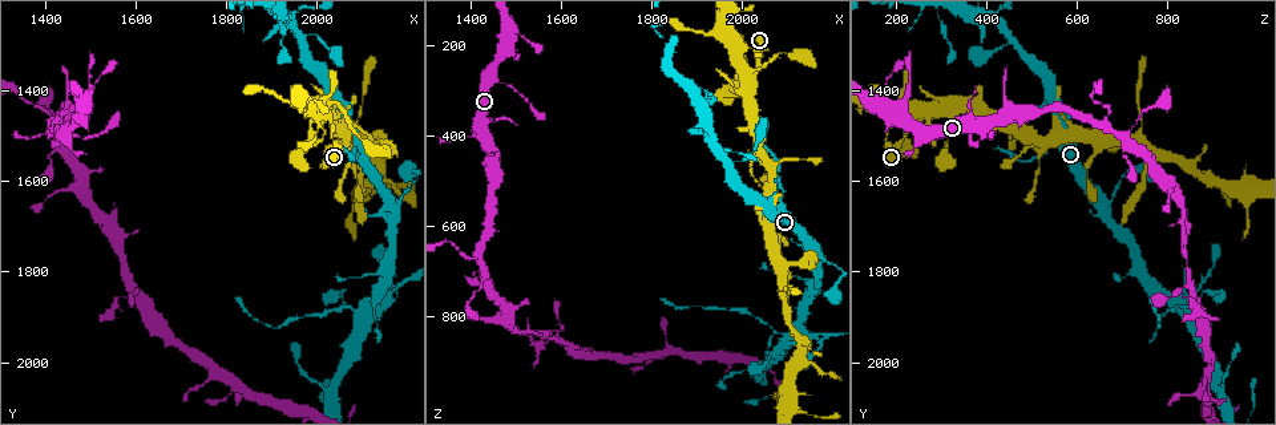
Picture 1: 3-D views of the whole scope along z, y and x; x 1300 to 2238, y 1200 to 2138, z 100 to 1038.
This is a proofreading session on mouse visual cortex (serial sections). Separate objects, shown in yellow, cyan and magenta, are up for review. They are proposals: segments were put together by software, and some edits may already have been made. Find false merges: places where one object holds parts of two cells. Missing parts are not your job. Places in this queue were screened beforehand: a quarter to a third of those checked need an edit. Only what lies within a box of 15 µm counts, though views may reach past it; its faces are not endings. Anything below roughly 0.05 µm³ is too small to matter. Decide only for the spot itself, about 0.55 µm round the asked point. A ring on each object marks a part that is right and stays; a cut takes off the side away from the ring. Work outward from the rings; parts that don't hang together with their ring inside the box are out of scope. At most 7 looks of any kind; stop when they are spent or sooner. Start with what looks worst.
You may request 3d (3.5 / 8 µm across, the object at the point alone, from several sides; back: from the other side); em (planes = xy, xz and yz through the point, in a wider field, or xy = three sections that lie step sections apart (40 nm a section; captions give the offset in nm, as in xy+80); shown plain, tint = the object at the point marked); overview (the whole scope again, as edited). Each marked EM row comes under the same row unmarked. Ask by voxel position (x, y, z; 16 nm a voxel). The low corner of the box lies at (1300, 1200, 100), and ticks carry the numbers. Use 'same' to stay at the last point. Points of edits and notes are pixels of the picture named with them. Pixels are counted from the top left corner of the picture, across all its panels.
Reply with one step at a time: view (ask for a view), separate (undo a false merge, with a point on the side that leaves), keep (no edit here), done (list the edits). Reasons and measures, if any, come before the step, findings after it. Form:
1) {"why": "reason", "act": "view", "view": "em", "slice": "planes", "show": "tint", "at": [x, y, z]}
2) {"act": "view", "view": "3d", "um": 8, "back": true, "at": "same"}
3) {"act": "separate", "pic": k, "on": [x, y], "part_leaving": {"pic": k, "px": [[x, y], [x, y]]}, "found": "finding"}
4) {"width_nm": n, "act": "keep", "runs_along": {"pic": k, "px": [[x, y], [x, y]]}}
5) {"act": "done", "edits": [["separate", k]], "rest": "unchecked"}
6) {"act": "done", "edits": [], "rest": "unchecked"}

{"why": "four arms meet", "act": "view", "view": "3d", "um": 3.5, "at": [2015, 1455, 270]}

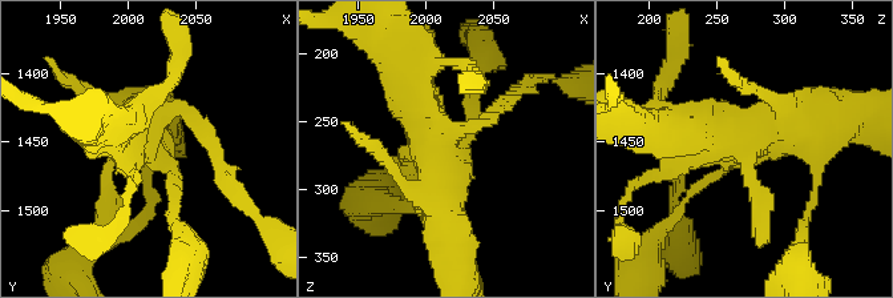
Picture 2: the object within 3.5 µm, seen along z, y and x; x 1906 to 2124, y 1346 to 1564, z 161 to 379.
{"why": "now the EM", "act": "view", "view": "em", "slice": "planes", "show": "tint", "at": [2016, 1454, 274]}

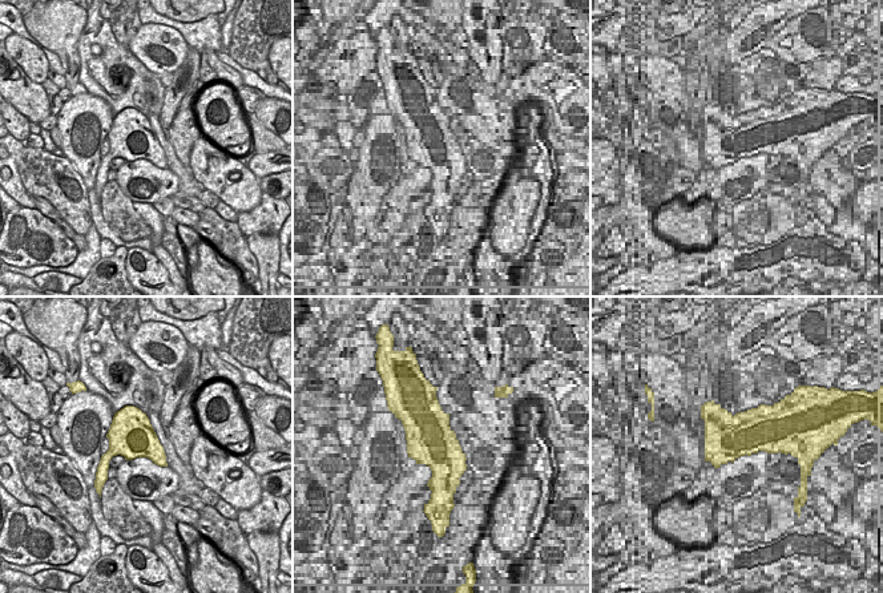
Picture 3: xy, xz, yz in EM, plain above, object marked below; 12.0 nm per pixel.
{"act": "keep", "runs_along": {"pic": 2, "px": [[685, 200], [759, 131], [820, 113]]}, "found": "all the same cell"}

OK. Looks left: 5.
{"why": "abrupt turn", "act": "view", "view": "3d", "um": 3.5, "back": true, "at": [2080, 1880, 830]}

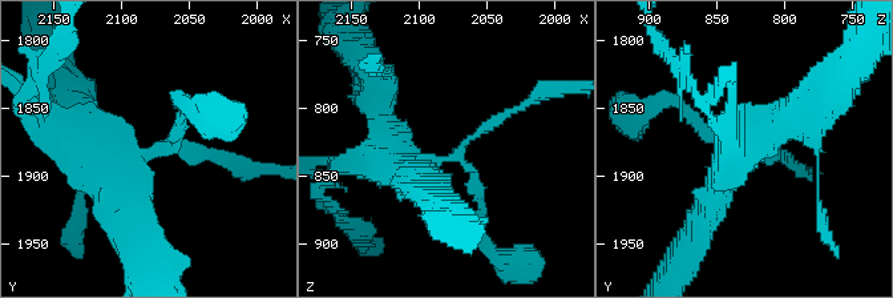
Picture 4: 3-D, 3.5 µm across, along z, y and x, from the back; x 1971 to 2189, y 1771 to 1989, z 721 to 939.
{"arms": 3, "arm_widths_nm": [150, 150, 450], "act": "view", "view": "em", "slice": "planes", "show": "tint", "at": [2074, 1878, 834]}

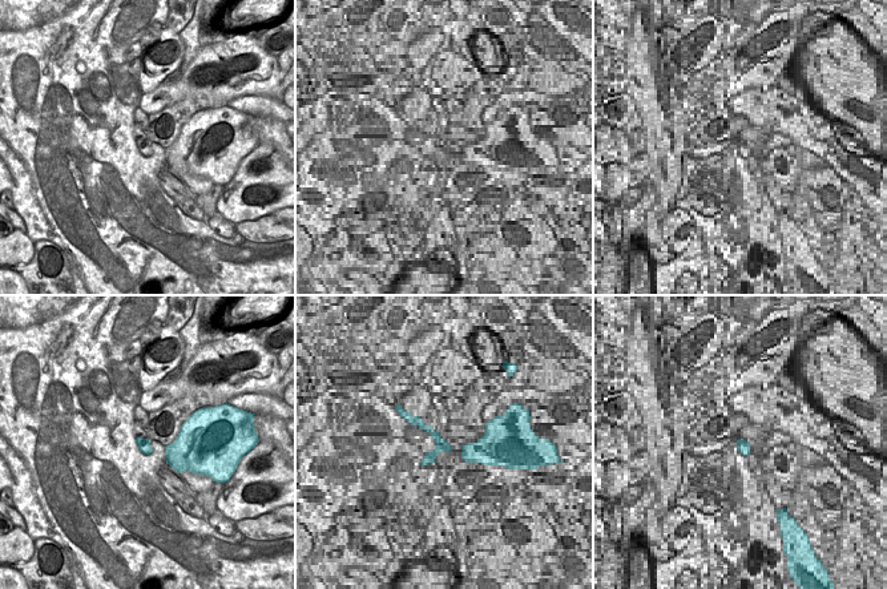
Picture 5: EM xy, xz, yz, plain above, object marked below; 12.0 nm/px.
{"act": "separate", "pic": 4, "on": [501, 116], "part_leaving": {"pic": 4, "px": [[468, 140], [538, 92], [574, 89]]}, "found": "a second cell is stuck on"}

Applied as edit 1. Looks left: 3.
{"act": "view", "view": "overview"}

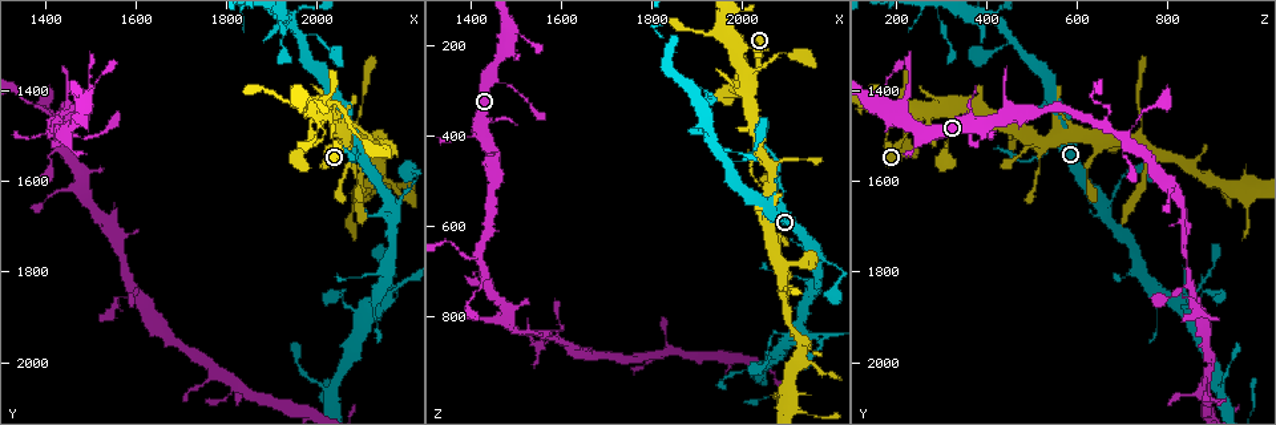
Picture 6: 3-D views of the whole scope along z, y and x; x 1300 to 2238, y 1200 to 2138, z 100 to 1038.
{"why": "sharp bend", "act": "view", "view": "3d", "um": 3.5, "back": true, "at": [1550, 1885, 860]}

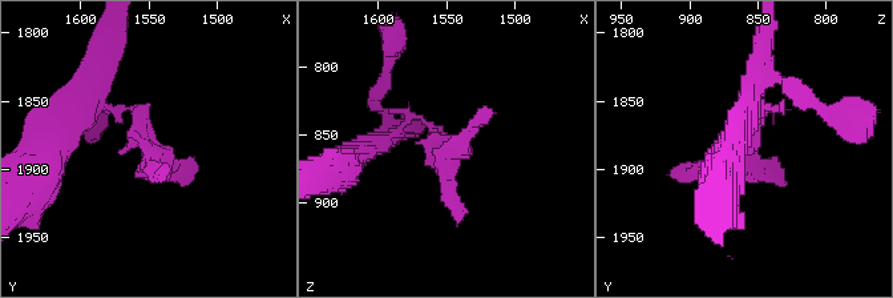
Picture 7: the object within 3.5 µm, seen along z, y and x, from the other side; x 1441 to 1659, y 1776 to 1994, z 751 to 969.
{"why": "now the EM", "act": "view", "view": "em", "slice": "xy", "step": 2, "show": "tint", "at": [1554, 1880, 866]}

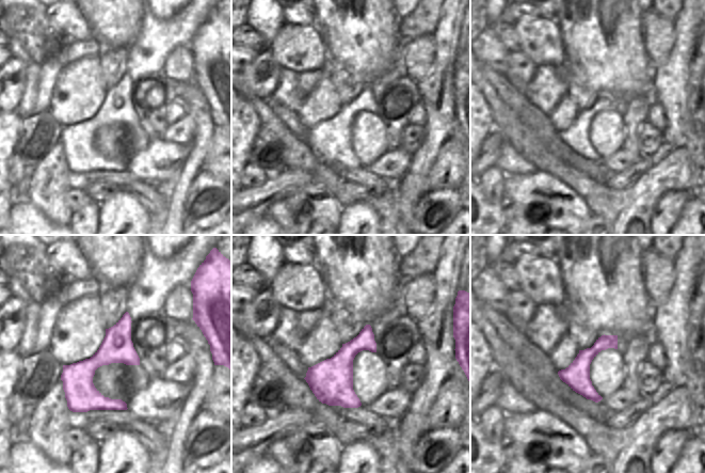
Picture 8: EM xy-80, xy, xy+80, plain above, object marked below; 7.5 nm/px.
{"act": "keep", "runs_along": {"pic": 8, "px": [[126, 316], [79, 378], [73, 408]]}, "found": "one cell here"}

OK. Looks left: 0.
{"act": "done", "edits": [["separate", 4]], "rest": "unchecked"}

